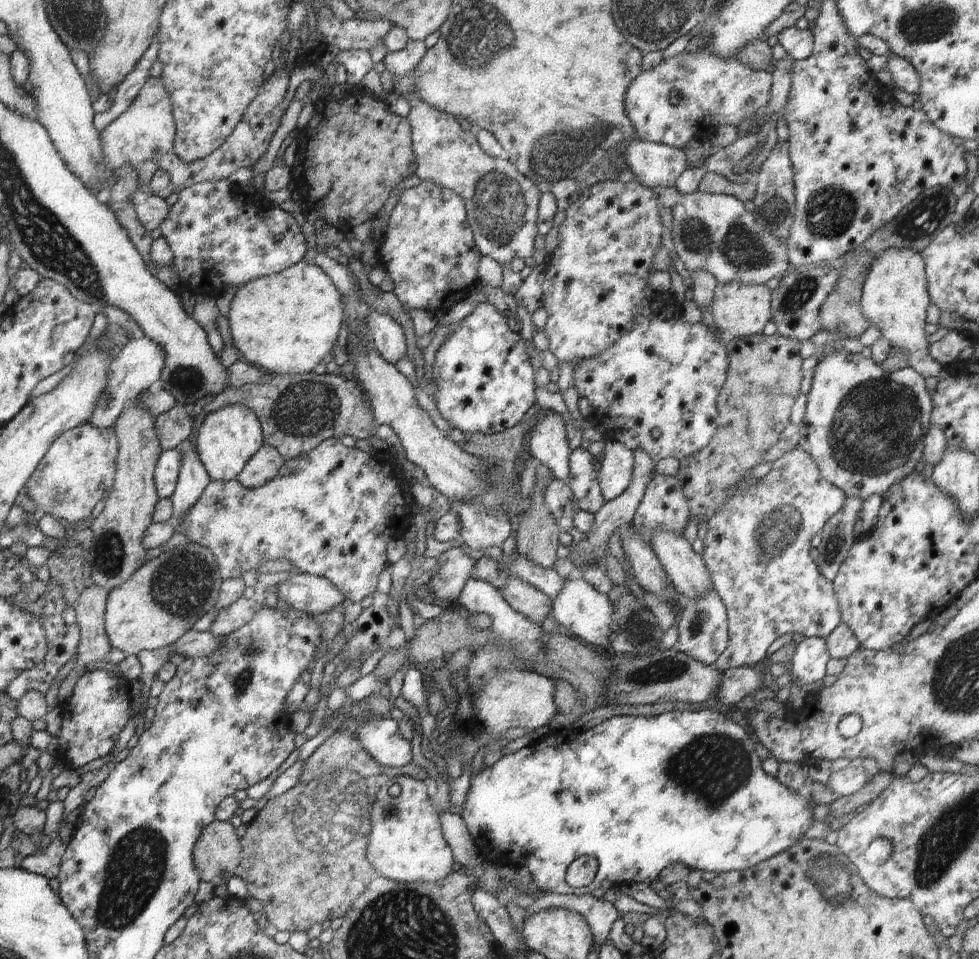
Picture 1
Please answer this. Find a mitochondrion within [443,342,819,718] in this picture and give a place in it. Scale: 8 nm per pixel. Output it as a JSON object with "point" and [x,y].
{"point":[779,529]}

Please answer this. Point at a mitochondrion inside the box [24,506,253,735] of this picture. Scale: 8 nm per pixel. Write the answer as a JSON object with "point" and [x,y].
{"point":[181,585]}

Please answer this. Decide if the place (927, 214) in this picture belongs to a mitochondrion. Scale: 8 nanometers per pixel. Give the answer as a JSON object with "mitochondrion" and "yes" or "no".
{"mitochondrion":"yes"}

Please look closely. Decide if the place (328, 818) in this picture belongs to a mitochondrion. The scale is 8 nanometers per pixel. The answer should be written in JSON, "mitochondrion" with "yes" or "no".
{"mitochondrion":"yes"}

